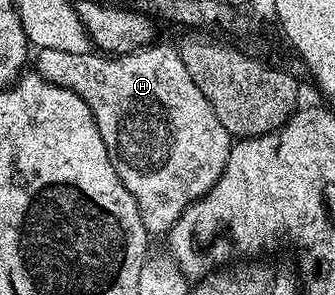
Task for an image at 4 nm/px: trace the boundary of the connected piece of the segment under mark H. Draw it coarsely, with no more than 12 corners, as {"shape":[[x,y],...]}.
{"shape":[[176,45],[37,50],[91,108],[150,235],[223,176],[231,135]]}

